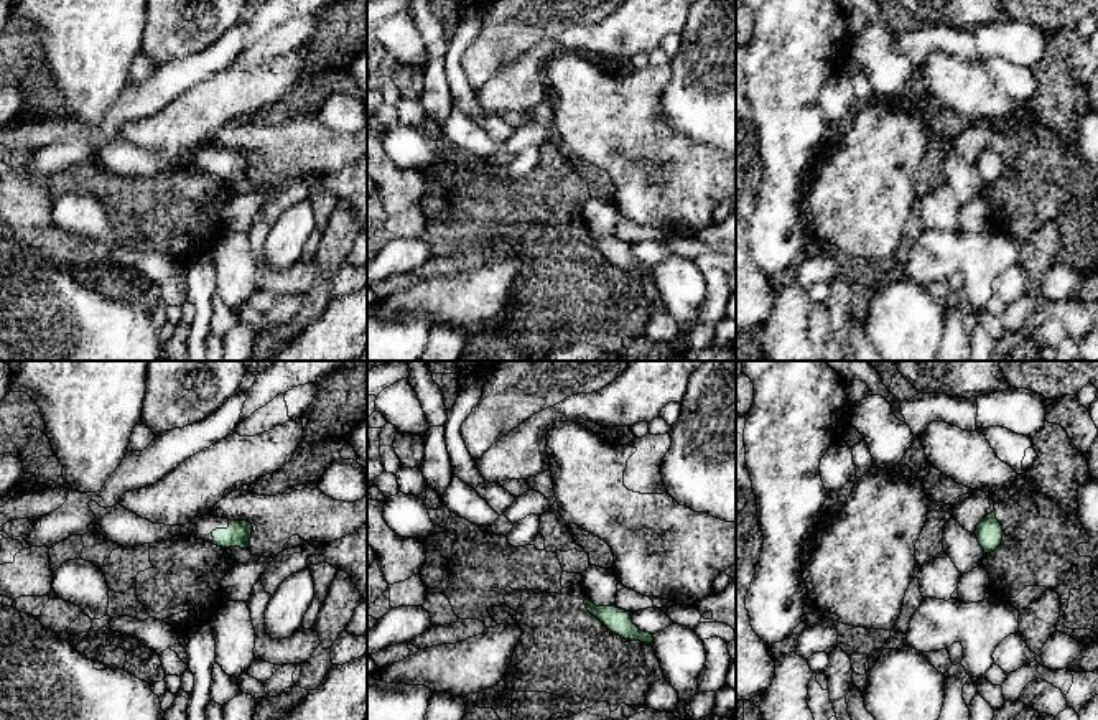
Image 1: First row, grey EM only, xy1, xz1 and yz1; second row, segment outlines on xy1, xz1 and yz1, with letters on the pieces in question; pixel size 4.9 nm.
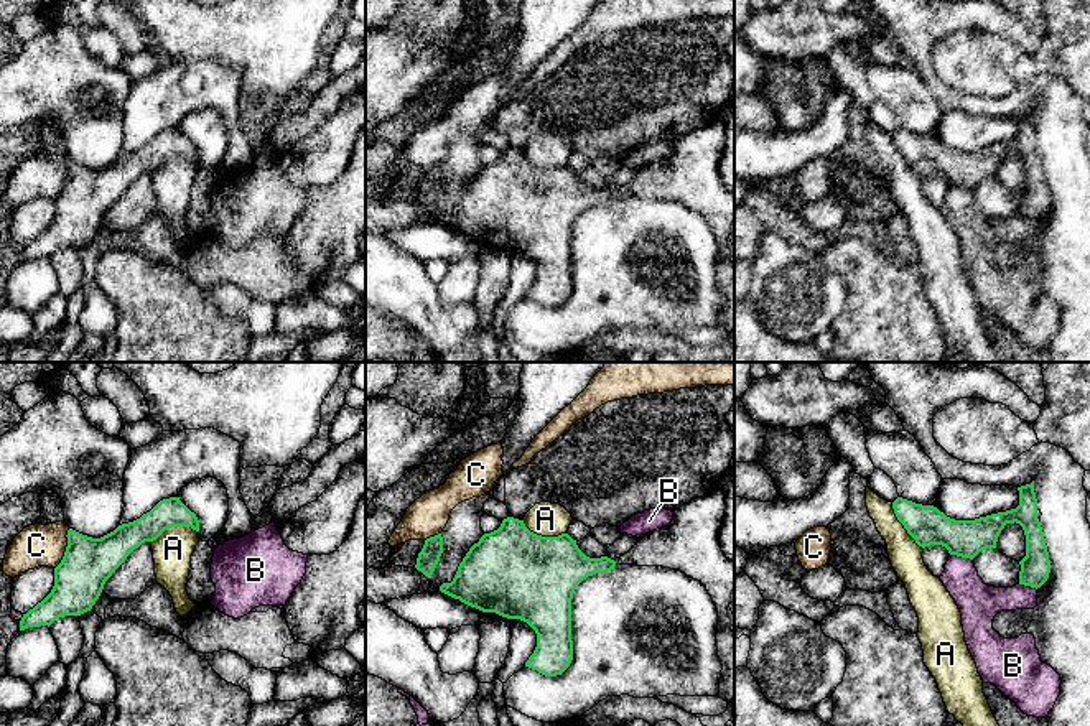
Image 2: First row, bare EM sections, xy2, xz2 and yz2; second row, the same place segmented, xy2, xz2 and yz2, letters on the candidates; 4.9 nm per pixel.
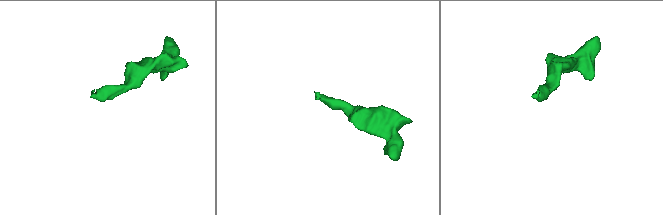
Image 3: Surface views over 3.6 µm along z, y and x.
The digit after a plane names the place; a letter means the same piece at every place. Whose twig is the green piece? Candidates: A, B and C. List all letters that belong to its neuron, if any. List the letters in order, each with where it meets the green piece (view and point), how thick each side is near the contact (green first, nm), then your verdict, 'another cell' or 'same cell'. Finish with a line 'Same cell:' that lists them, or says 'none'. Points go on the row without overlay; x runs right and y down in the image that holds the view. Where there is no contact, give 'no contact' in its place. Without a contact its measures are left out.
A: contact yz2 (903, 155); calibres 190 and 160 nm; another cell
B: contact yz2 (962, 188); calibres 190 and 200 nm; another cell
C: contact xy2 (66, 180); calibres 240 and 200 nm; another cell
Same cell: none

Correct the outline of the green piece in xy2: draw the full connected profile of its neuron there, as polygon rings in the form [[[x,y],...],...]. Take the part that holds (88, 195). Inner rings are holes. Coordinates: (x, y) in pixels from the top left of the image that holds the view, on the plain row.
[[[179,128],[160,132],[140,150],[119,156],[114,163],[92,170],[68,161],[68,178],[54,199],[51,224],[23,245],[20,262],[51,257],[64,247],[81,247],[92,240],[105,212],[145,173],[156,171],[171,158],[191,158],[199,163],[199,151]]]

